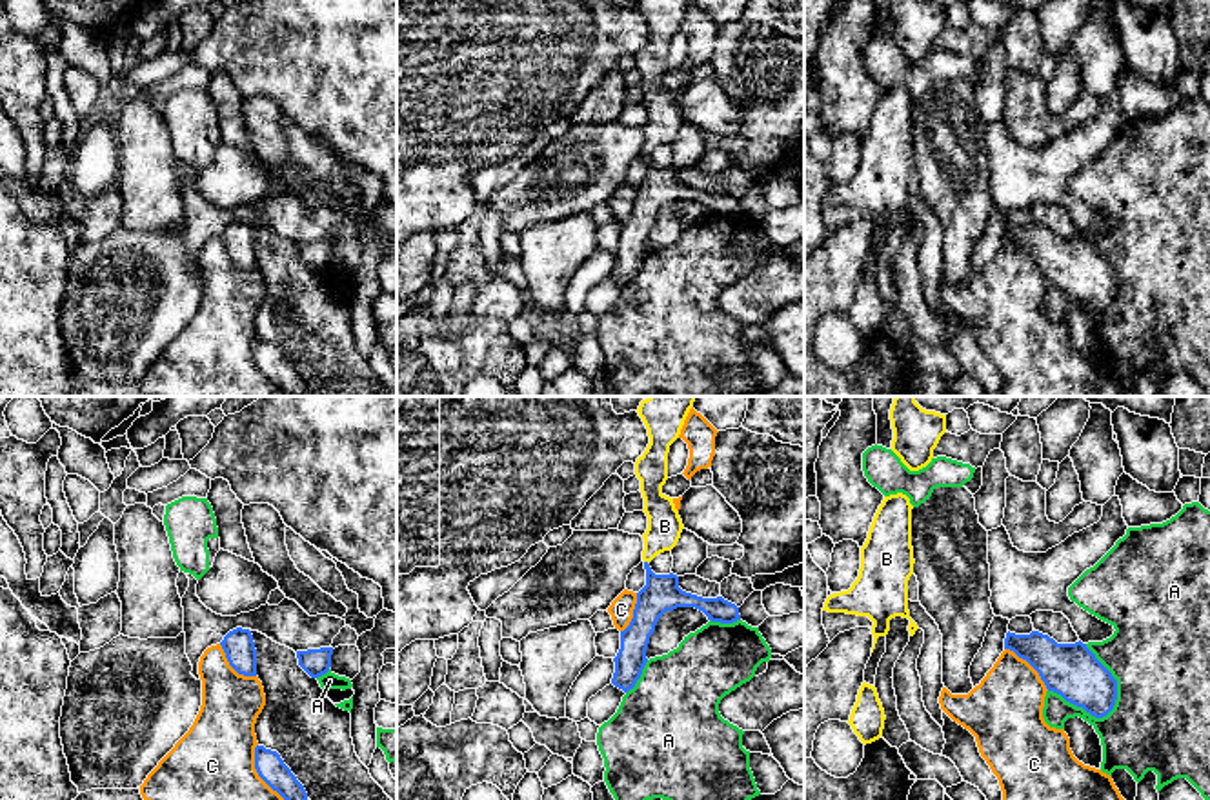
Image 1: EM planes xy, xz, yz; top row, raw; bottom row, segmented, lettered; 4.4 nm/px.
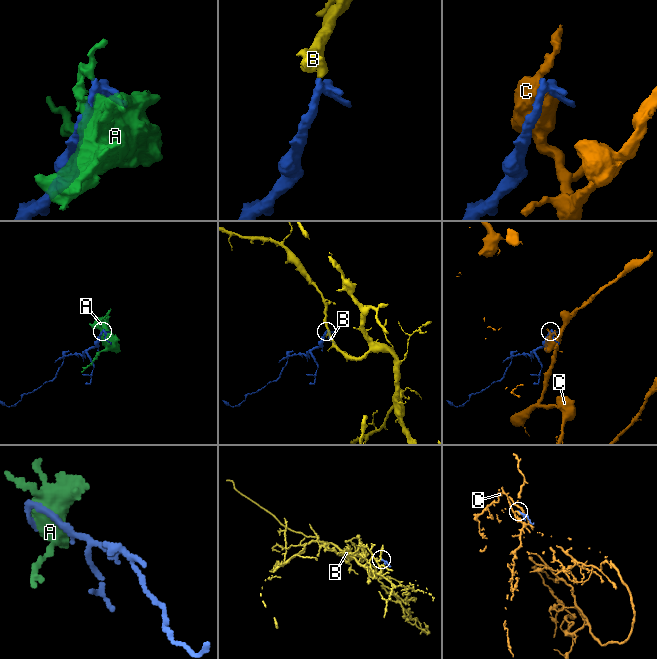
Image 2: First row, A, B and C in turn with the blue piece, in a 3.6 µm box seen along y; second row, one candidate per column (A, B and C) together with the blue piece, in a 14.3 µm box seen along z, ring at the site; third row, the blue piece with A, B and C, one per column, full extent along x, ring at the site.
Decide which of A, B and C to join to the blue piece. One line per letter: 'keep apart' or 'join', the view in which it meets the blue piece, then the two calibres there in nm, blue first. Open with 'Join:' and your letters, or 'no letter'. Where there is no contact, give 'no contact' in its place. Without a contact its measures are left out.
Join: B
A: keep apart | yz | 240/440 nm
B: join | xz | 160/160 nm
C: keep apart | xy | 120/500 nm

